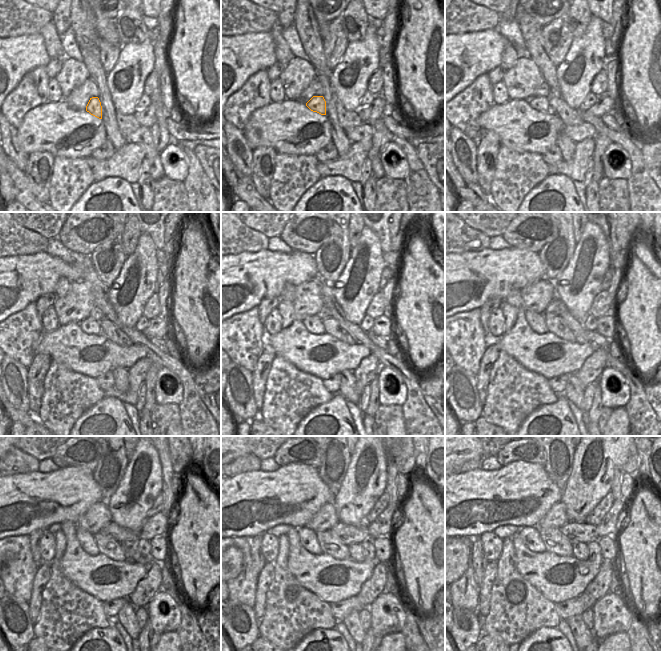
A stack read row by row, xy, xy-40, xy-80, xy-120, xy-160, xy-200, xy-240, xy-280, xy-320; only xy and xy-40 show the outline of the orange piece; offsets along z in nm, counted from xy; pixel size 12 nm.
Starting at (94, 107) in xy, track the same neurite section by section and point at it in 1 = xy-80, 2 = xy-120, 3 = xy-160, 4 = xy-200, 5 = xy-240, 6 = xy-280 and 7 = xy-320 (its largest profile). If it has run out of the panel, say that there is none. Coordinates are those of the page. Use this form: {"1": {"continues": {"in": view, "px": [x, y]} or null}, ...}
{"1": {"continues": {"in": "xy-80", "px": [539, 103]}}, "2": {"continues": {"in": "xy-120", "px": [90, 326]}}, "3": {"continues": {"in": "xy-160", "px": [313, 324]}}, "4": {"continues": {"in": "xy-200", "px": [536, 321]}}, "5": {"continues": {"in": "xy-240", "px": [86, 540]}}, "6": {"continues": {"in": "xy-280", "px": [308, 538]}}, "7": {"continues": {"in": "xy-320", "px": [530, 536]}}}

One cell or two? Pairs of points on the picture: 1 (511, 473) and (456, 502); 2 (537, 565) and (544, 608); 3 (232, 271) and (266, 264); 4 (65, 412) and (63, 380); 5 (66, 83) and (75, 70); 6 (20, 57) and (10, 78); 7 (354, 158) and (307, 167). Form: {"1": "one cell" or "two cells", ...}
{"1": "one cell", "2": "two cells", "3": "one cell", "4": "one cell", "5": "one cell", "6": "one cell", "7": "two cells"}

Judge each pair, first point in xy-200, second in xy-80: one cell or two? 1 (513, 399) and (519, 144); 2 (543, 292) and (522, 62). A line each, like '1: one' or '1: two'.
1: two
2: one

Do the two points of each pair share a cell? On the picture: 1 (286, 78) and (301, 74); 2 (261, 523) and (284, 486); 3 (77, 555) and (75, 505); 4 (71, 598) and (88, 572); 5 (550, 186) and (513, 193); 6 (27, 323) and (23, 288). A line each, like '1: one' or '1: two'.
1: one
2: one
3: two
4: two
5: two
6: two

